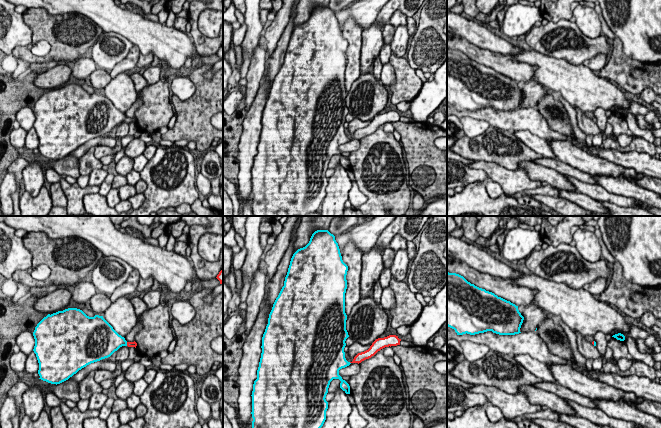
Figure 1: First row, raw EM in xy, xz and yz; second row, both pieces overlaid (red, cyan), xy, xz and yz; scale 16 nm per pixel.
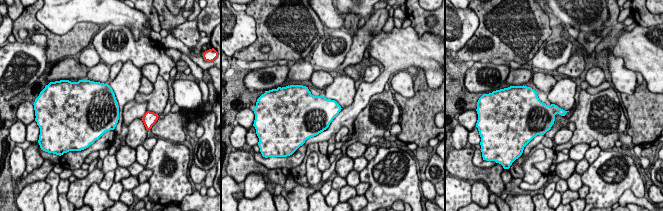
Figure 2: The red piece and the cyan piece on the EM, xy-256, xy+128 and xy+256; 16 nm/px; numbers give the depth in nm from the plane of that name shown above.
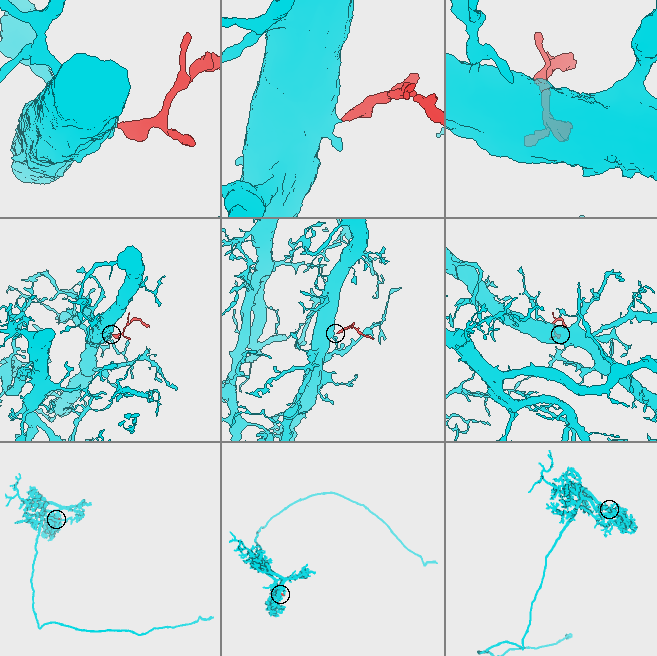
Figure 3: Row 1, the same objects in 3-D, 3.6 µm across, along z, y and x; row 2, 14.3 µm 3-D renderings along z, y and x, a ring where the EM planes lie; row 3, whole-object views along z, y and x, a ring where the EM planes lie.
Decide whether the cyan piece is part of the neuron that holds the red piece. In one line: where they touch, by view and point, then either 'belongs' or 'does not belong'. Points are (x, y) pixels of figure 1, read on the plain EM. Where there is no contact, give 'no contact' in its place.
meets red in xy at (127, 120); belongs

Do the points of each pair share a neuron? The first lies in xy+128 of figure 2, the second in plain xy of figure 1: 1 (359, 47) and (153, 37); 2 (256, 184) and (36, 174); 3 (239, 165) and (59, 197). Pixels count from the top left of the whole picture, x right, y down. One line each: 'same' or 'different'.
1: different
2: same
3: different

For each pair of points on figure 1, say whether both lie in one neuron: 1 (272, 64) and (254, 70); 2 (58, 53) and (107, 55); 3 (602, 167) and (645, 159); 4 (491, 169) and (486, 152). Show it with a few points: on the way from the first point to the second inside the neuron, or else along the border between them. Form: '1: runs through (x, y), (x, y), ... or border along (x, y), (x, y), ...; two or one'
1: border along (267, 56), (263, 74); two
2: border along (104, 32), (89, 50); two
3: border along (594, 155), (624, 167), (633, 168), (638, 173); two
4: border along (475, 160), (496, 162), (512, 169); two

